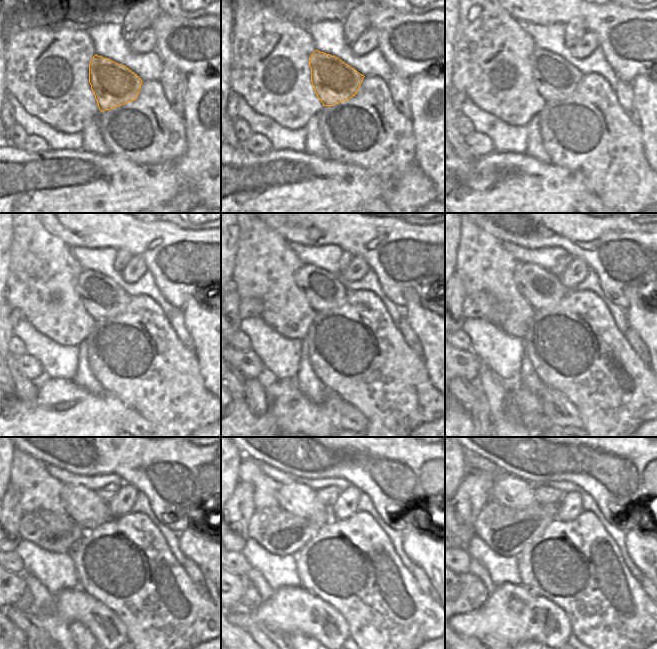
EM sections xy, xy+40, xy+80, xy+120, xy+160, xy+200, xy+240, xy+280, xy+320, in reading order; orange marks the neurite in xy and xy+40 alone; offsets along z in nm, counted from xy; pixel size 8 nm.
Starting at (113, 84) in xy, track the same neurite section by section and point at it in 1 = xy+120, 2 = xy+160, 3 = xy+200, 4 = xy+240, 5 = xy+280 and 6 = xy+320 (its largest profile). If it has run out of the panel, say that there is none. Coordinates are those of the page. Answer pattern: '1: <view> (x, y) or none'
1: xy+120 (102, 297)
2: xy+160 (323, 291)
3: xy+200 (542, 289)
4: xy+240 (83, 505)
5: xy+280 (300, 500)
6: xy+320 (516, 494)

